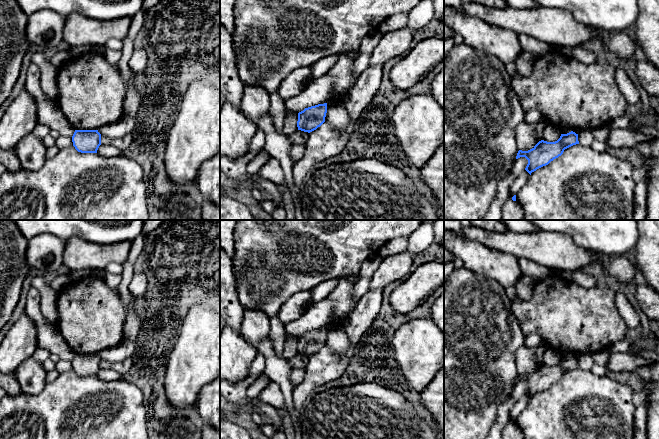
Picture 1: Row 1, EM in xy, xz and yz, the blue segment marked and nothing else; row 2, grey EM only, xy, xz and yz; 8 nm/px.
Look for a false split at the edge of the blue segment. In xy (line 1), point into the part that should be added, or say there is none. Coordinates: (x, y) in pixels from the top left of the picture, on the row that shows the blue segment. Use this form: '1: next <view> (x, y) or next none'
1: next none

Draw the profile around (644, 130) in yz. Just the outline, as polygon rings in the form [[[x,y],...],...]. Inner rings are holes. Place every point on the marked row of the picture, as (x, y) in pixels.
[[[644,126],[642,128],[637,128],[637,130],[635,132],[640,132],[644,135],[650,135],[652,137],[659,138],[659,128],[650,129],[650,128],[647,128]]]

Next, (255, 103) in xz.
[[[245,86],[239,108],[249,120],[257,124],[263,115],[269,113],[269,93],[260,86]]]

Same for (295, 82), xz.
[[[310,67],[295,69],[281,82],[278,94],[285,101],[299,95],[310,80],[310,73]]]

